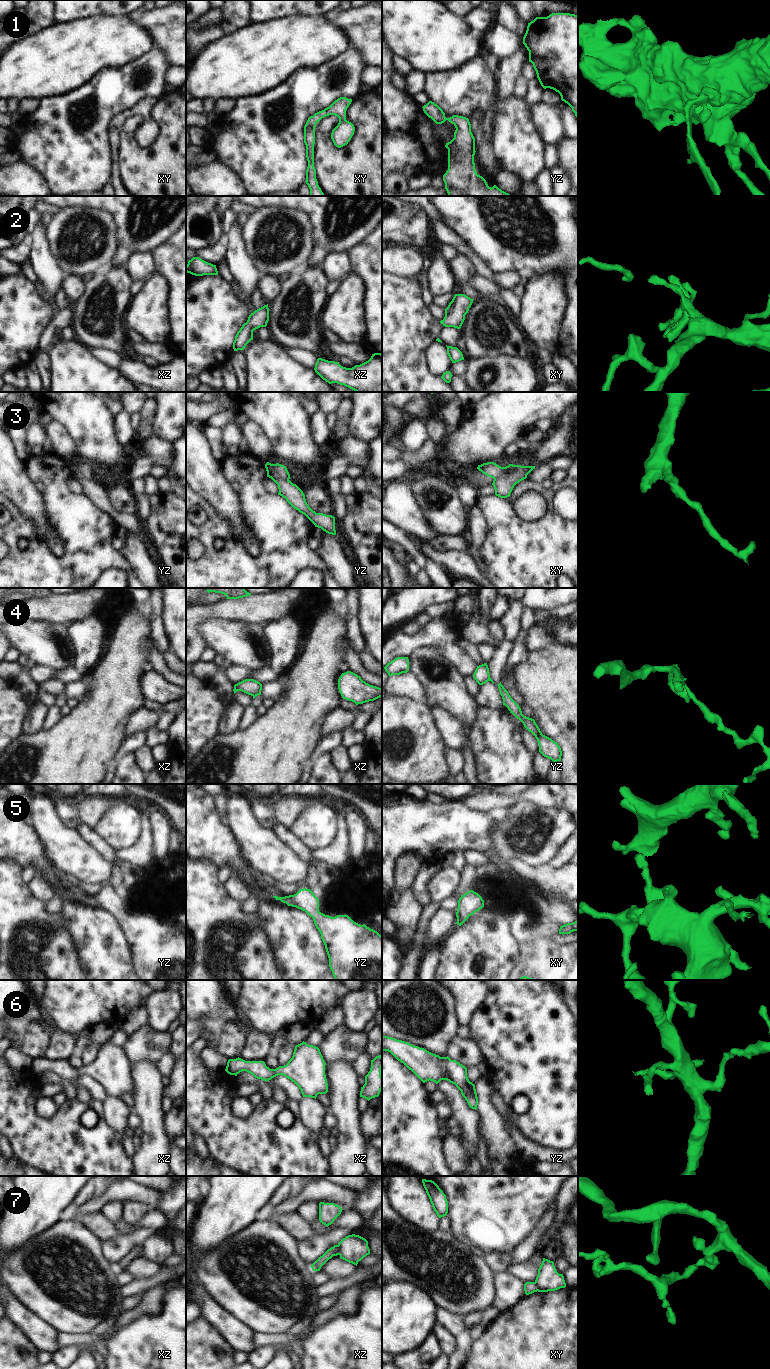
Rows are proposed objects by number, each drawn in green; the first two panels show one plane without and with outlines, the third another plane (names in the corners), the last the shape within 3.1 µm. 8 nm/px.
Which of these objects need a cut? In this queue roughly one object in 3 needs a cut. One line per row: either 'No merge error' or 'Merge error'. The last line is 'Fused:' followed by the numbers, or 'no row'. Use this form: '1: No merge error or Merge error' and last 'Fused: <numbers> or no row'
1: No merge error
2: No merge error
3: Merge error
4: Merge error
5: No merge error
6: No merge error
7: Merge error
Fused: 3, 4, 7.

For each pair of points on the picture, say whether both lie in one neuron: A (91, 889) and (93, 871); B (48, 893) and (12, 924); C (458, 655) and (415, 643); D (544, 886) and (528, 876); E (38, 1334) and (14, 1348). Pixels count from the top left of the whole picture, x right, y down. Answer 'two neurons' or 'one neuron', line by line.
A: two neurons
B: two neurons
C: one neuron
D: one neuron
E: two neurons

